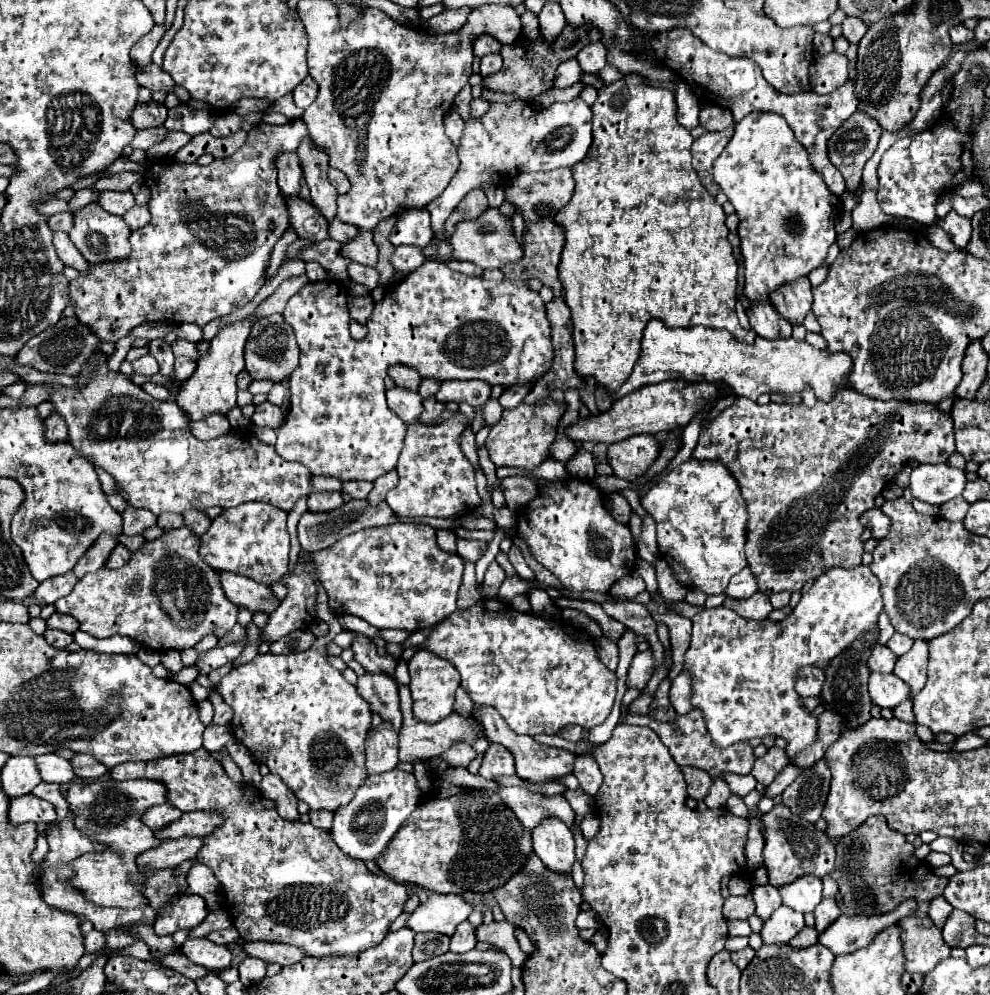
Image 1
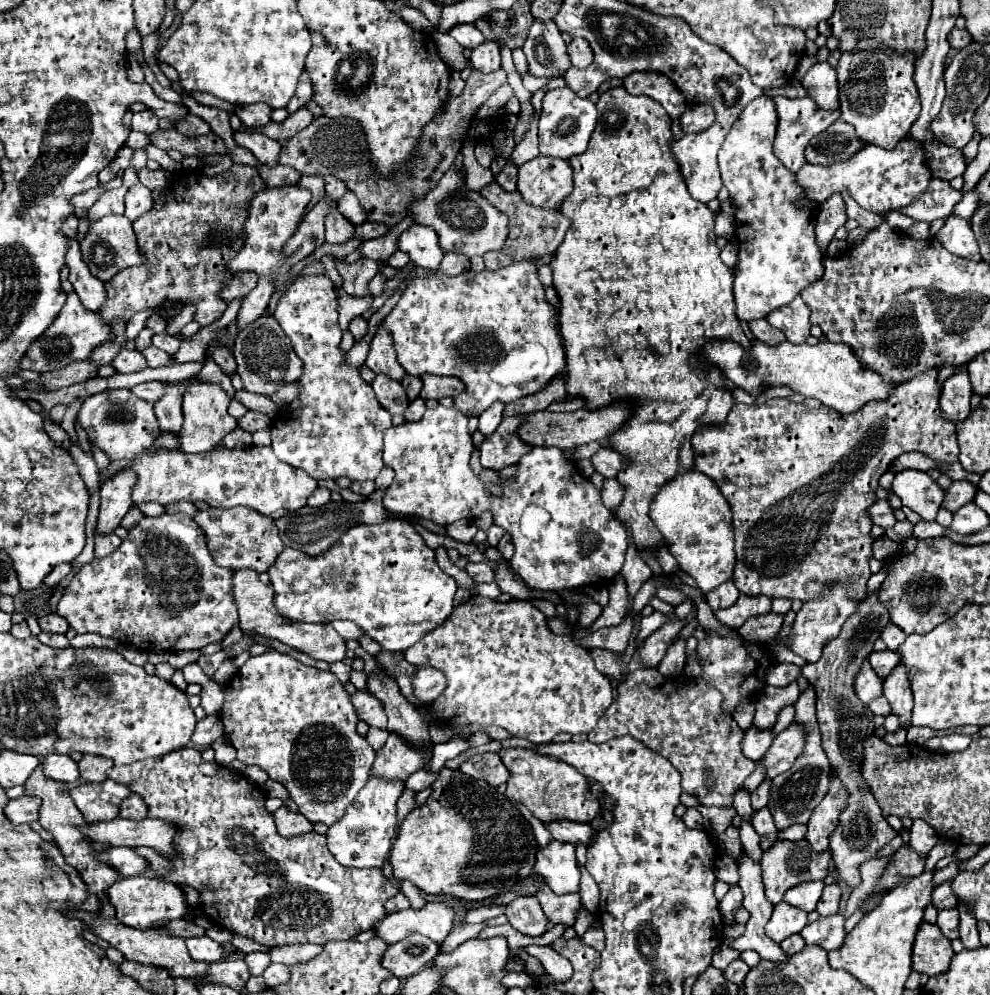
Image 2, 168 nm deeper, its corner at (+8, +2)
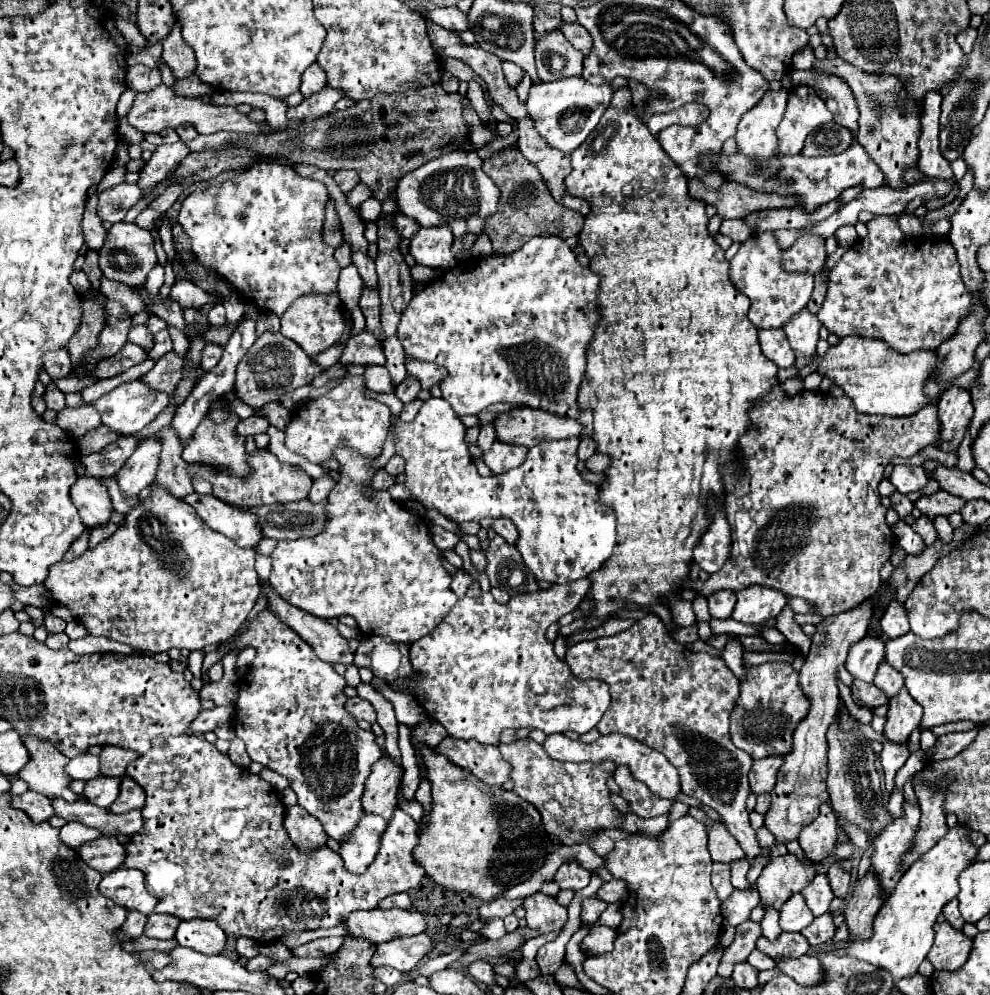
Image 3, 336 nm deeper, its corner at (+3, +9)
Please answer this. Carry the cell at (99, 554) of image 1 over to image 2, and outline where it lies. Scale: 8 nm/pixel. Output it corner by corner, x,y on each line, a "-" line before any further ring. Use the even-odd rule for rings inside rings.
120,470
110,480
106,480
100,488
100,514
96,522
96,530
100,534
112,532
120,526
120,520
132,508
132,488
136,484
136,474
132,470

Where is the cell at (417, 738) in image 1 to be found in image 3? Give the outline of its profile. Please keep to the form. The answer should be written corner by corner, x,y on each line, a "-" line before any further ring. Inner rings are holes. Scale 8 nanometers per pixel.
383,753
383,757
373,765
371,775
367,777
363,809
375,811
389,821
397,807
397,791
401,785
401,777
403,767
389,753

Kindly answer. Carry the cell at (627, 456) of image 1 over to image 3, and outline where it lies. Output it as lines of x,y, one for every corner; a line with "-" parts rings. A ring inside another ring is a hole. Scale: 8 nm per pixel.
593,453
587,459
587,469
593,473
603,473
609,465
611,465
611,457
607,457
605,453

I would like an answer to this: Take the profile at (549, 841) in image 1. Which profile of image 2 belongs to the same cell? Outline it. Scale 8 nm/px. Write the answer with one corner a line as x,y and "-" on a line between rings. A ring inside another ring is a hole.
552,840
546,848
538,850
536,872
546,880
554,894
580,890
580,868
572,844

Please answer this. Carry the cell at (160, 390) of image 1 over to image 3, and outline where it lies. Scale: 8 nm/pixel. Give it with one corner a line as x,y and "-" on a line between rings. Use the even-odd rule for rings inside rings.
169,351
167,355
163,355
155,363
155,367
149,373
145,373
141,377
141,381
145,385
153,387
155,391
161,391
161,393
171,395
177,389
181,377
183,377
181,371
183,371
183,359
179,359
173,351

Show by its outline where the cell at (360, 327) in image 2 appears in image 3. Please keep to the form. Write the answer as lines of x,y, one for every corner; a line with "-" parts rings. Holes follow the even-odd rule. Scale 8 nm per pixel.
363,329
361,333
353,335
347,341
347,347
345,347
339,363
345,363
345,365
351,365
351,363
385,365
383,347
381,347
381,343
377,343
377,339
375,339
375,335
371,335
371,331

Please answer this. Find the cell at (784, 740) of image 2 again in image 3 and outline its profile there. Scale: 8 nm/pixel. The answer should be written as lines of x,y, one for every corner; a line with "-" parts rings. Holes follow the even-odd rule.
771,755
771,757
763,757
753,763
749,783
751,783
751,791
755,795
769,793
775,787
777,773
779,773
779,767
783,765
783,761
785,761
783,755

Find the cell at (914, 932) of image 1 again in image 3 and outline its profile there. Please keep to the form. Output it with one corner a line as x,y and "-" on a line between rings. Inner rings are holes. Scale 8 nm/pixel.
947,921
935,923
935,943
927,955
931,965
939,969
959,969
971,951
971,939
961,931
955,931

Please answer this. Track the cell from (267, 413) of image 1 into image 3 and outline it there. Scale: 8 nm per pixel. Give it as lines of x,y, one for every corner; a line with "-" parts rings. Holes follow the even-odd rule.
251,415
251,417
239,421
237,433
239,433
239,435
257,435
257,433
265,433
267,427
269,427
269,423
267,423
265,417

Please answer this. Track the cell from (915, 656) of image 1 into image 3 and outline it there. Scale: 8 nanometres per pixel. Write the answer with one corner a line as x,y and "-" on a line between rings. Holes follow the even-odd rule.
903,687
889,701
889,713
883,735
893,743
905,743
909,733
919,727
921,715
923,715
923,707
909,695
907,687

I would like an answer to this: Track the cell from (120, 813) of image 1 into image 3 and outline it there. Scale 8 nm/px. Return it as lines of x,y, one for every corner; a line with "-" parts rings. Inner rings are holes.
95,777
85,783
83,797
89,803
107,809
117,799
119,787
121,787
121,777

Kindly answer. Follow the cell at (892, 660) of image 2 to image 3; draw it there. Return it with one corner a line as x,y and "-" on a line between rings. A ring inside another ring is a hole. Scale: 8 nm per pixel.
883,661
875,675
875,685
881,691
885,691
887,697
893,697
903,687
903,675
899,671
895,671
895,667
891,667
887,661

